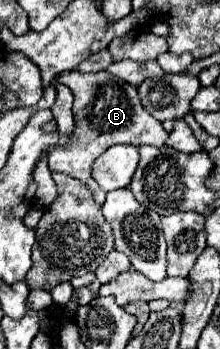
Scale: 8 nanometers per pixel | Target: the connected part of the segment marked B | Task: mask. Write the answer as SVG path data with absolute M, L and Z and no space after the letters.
M67 71L61 75L61 83L67 85L75 95L73 113L77 117L77 125L75 125L77 141L73 141L73 145L67 145L65 149L53 149L53 153L49 153L49 169L85 181L89 185L89 189L93 189L95 201L99 205L103 205L107 193L97 187L97 181L91 175L91 165L95 163L95 159L117 143L135 145L135 147L139 147L139 145L163 147L165 141L169 139L169 133L141 105L137 87L117 81L117 77L109 75L107 71L101 71L101 73Z

